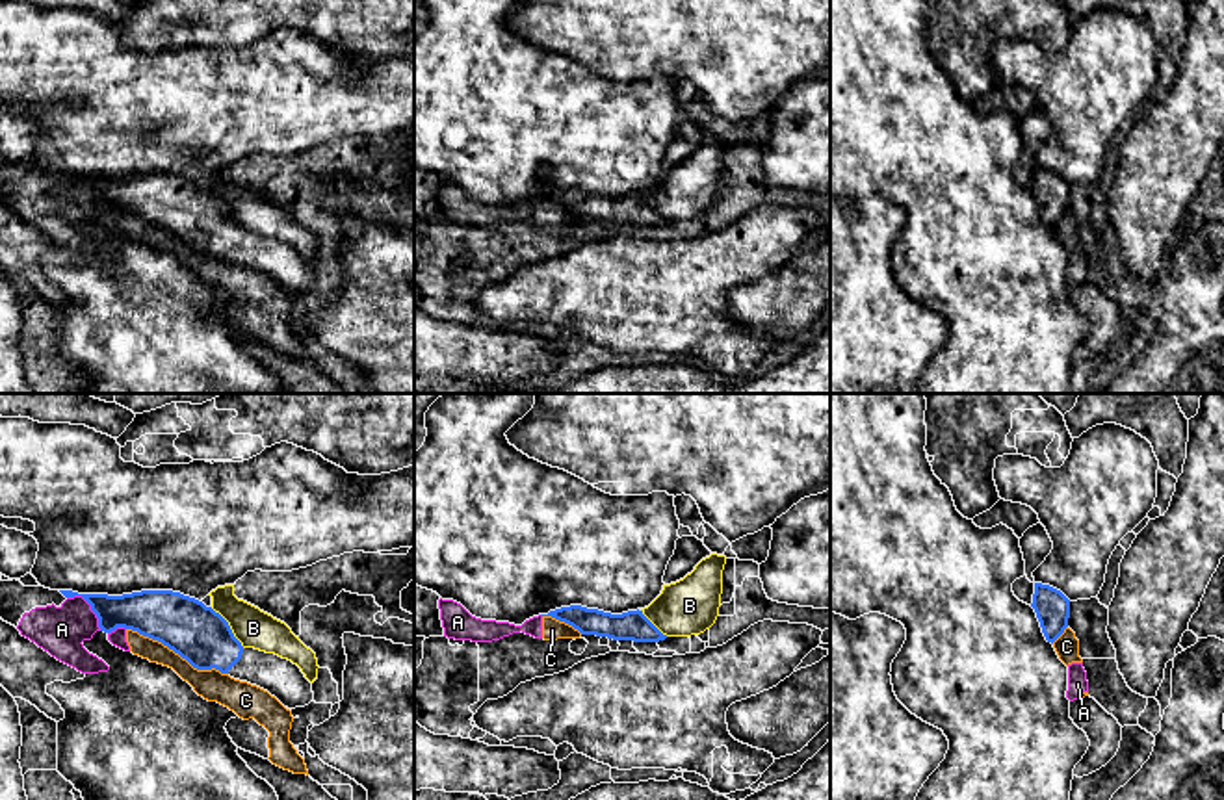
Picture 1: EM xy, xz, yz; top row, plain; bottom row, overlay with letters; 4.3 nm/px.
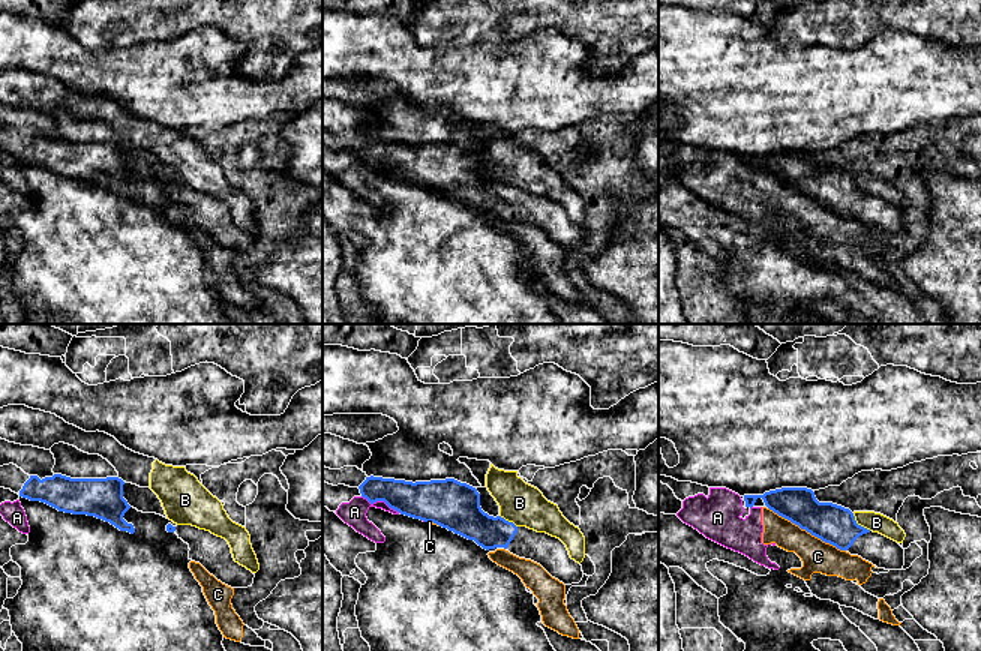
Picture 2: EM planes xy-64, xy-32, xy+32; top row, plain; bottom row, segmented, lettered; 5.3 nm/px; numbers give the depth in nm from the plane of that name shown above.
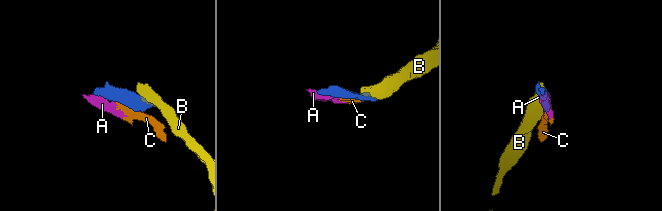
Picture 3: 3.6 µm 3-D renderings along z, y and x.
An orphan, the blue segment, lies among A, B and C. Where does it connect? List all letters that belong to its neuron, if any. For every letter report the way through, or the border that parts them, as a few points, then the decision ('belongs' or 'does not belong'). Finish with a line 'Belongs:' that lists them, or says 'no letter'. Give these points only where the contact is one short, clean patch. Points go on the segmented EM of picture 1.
A: border xy (67, 596), (80, 596), (90, 606), (101, 630); does not belong
B: border xy (210, 607), (227, 622), (233, 635), (244, 646); does not belong
C: border xy (127, 628), (160, 641), (197, 669), (218, 669), (227, 674); does not belong
Belongs: no letter

